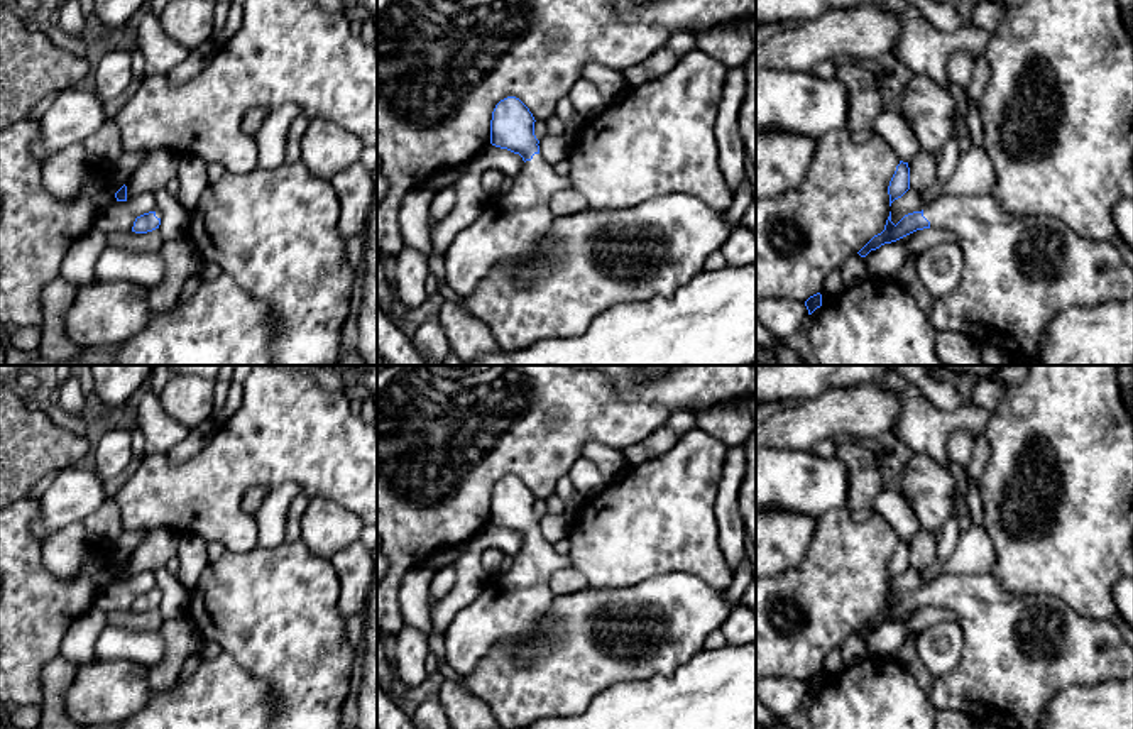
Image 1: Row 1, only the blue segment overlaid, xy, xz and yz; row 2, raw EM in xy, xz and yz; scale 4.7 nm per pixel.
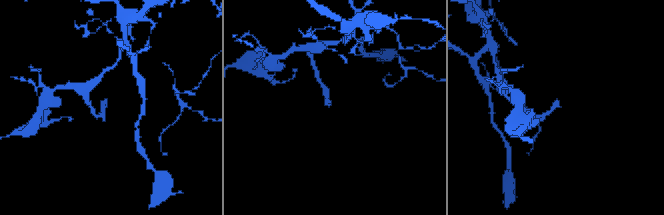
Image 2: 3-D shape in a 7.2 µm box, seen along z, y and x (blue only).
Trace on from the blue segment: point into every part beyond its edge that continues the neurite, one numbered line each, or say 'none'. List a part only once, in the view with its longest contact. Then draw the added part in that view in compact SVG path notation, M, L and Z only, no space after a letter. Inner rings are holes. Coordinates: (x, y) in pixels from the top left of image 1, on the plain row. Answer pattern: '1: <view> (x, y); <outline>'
1: xz (513, 604); M534 533L531 540L523 543L507 572L487 573L485 587L468 606L455 614L445 633L445 663L450 671L465 678L501 643L523 643L539 626L550 631L551 639L556 639L560 631L546 619L555 600L555 594L550 590L550 577L556 570L570 567L568 555L556 553L553 545L539 533Z

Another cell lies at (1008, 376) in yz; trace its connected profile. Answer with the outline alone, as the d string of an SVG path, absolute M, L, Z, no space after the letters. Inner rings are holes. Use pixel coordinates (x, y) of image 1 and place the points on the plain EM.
M1004 365L998 369L989 379L999 381L1004 387L1020 386L1026 381L1030 365Z

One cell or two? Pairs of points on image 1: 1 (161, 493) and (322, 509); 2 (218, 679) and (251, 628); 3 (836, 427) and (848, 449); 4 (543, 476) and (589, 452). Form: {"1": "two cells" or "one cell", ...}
{"1": "two cells", "2": "two cells", "3": "two cells", "4": "two cells"}

